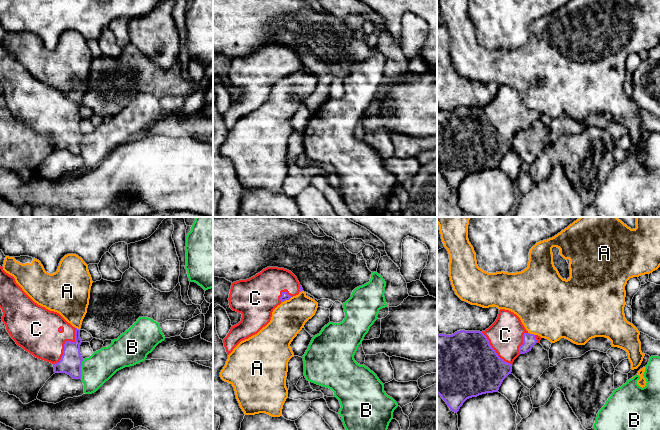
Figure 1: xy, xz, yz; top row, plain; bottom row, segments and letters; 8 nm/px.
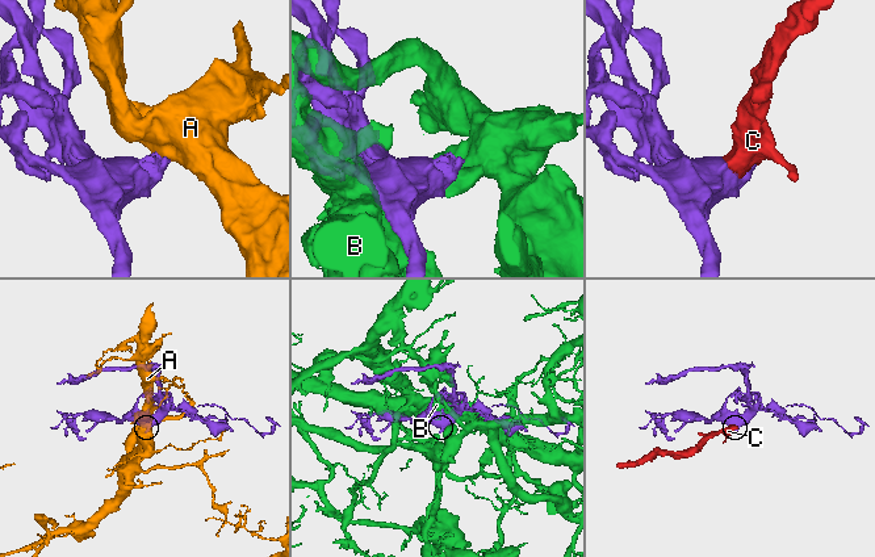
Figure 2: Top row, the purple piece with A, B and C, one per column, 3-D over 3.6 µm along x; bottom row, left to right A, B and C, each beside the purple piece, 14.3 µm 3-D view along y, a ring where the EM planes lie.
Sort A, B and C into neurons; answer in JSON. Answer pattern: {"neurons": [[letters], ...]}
{"neurons": [["A"], ["B"], ["C"]]}

